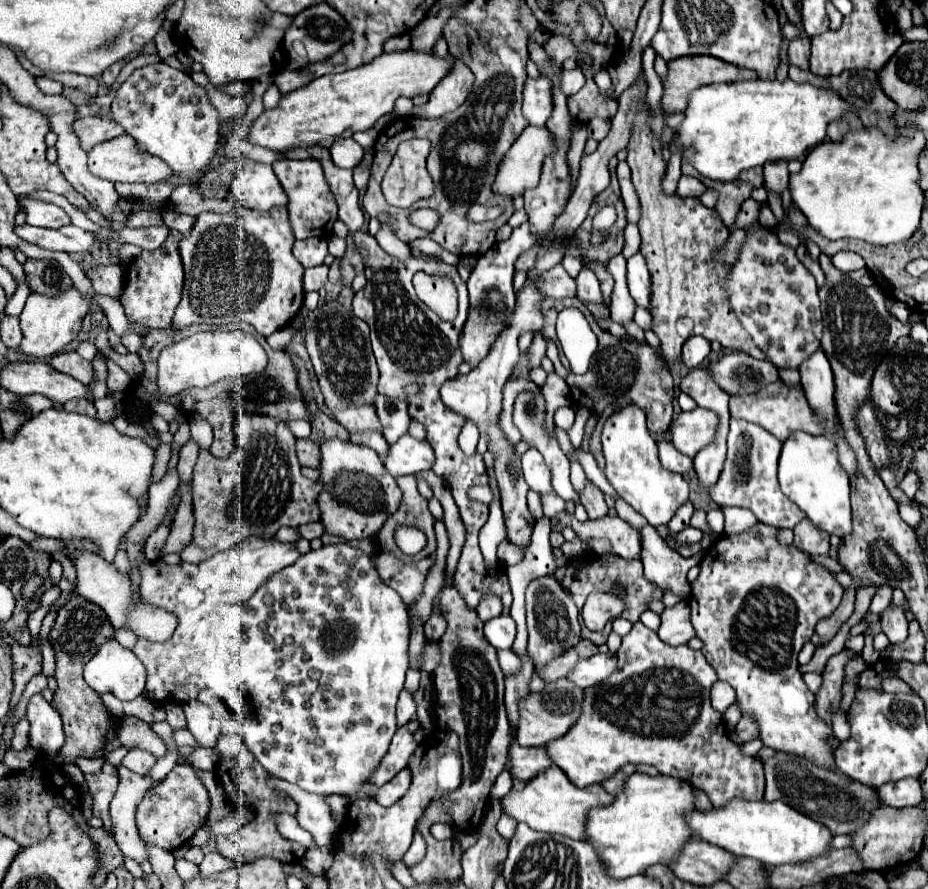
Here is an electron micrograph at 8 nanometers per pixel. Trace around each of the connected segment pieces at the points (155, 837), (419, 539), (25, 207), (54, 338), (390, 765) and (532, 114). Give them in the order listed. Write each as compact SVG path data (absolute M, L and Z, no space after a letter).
M178 763L158 787L150 789L144 795L144 799L136 807L136 827L144 843L162 847L166 851L174 851L182 847L186 839L190 841L196 829L202 827L208 815L208 807L208 791L196 777L196 771L186 763Z
M400 527L396 531L396 545L406 555L416 555L426 545L426 535L414 527Z
M18 197L18 207L26 213L28 225L48 227L48 229L58 229L58 227L70 225L70 217L66 215L66 211L52 203L32 199L32 197Z
M76 287L70 291L60 293L58 297L42 297L42 295L30 295L26 301L26 307L20 315L20 329L22 329L22 343L20 343L20 353L42 359L42 357L52 357L60 351L64 351L80 333L82 329L82 319L90 311L90 301L84 299Z
M414 719L414 721L410 721L408 725L404 725L402 729L396 731L396 735L394 735L394 739L392 739L392 743L390 743L390 749L388 749L384 761L378 765L378 769L376 769L374 775L370 777L370 783L374 783L374 785L384 785L384 783L388 783L396 773L400 773L400 771L408 765L412 753L414 753L416 747L418 747L418 743L414 741L414 731L418 731L418 729L420 729L420 723Z
M526 77L522 93L522 113L530 125L544 127L552 113L552 91L546 77Z

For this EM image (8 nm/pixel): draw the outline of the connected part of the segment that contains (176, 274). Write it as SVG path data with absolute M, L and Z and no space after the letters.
M170 231L168 241L160 249L142 251L132 263L128 263L126 285L124 285L120 303L132 321L146 325L150 329L166 329L172 325L174 309L180 303L180 293L182 293L182 283L184 283L182 259L178 253L180 239L182 239L182 233Z

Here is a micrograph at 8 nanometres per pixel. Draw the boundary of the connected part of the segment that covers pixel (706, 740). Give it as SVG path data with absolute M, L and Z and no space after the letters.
M634 623L632 631L622 637L616 673L602 681L602 685L586 689L586 707L582 709L580 719L564 737L550 741L546 751L576 787L602 783L626 763L648 763L664 775L692 781L718 809L730 799L760 801L764 797L762 761L742 753L740 745L736 745L726 733L724 715L710 705L710 689L716 679L716 671L708 665L702 651L694 651L688 645L666 645L656 631L642 623Z

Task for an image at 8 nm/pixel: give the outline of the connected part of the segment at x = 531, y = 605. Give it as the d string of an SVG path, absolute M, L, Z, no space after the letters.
M540 577L528 585L526 591L526 615L528 615L528 655L532 657L532 663L536 667L546 665L552 661L552 657L560 657L564 649L572 649L572 645L578 645L580 637L580 623L578 623L578 609L572 601L572 597L562 589L562 585L552 577Z

